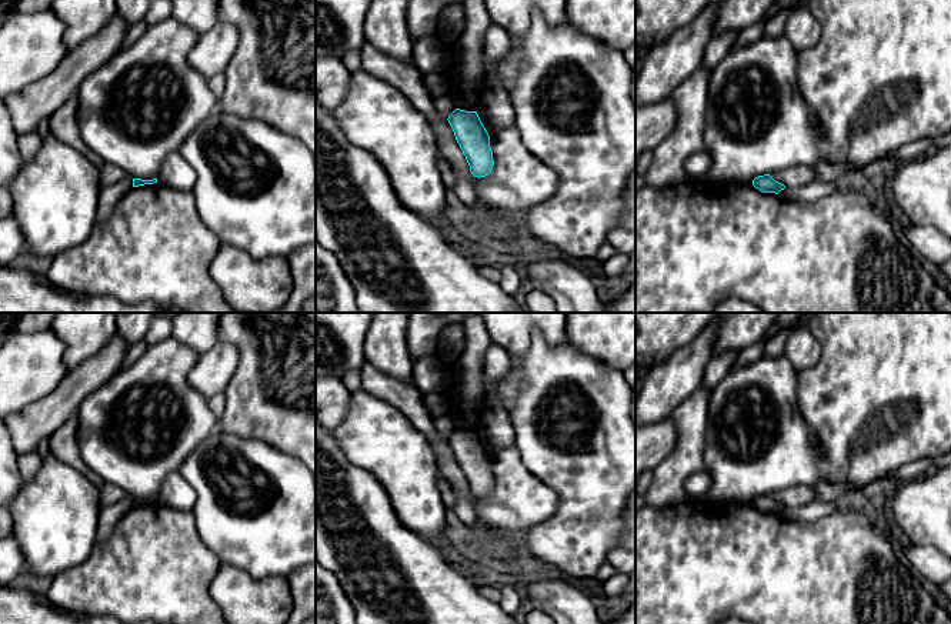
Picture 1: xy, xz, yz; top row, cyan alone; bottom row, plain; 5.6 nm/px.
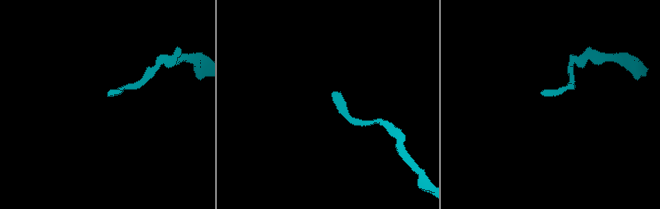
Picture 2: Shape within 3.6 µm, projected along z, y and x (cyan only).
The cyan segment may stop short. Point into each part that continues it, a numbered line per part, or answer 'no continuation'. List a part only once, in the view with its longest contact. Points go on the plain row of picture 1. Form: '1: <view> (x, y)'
no continuation

